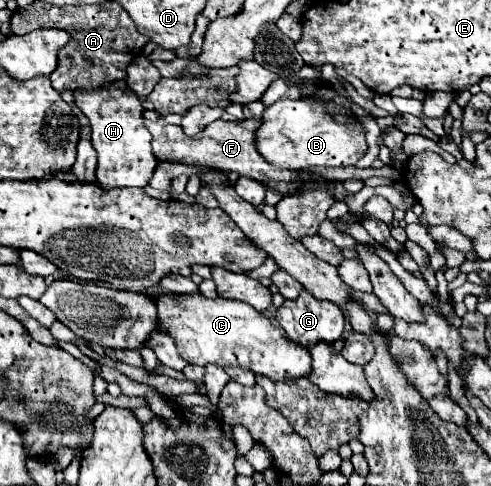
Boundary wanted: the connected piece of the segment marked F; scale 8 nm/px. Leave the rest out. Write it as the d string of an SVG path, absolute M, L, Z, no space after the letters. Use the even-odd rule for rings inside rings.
M159 117L157 121L145 119L145 127L153 135L153 153L159 161L185 163L185 165L207 165L207 167L217 167L223 171L235 171L239 175L263 181L269 187L277 187L283 195L287 195L287 193L299 189L301 181L307 181L307 179L301 179L299 171L277 169L277 167L269 165L267 161L263 161L263 157L257 153L255 143L253 143L253 137L255 137L253 133L259 127L259 123L261 123L261 119L255 119L255 117L245 119L245 121L233 121L233 123L217 119L211 125L207 125L207 129L189 137L183 133L183 127L171 125L163 117ZM291 183L293 183L293 187L291 187Z

